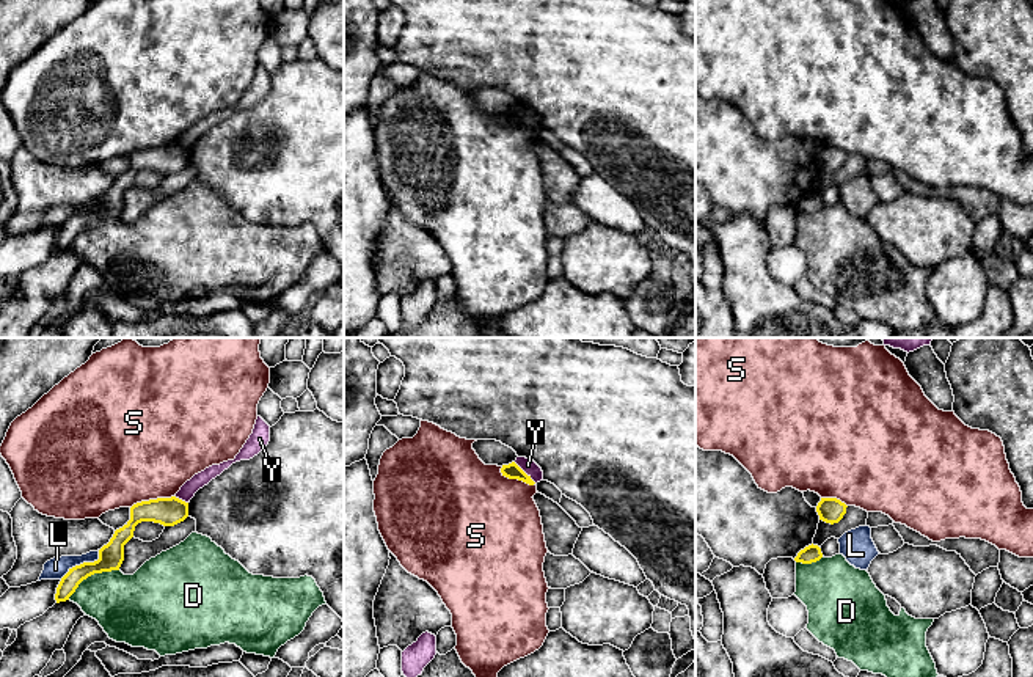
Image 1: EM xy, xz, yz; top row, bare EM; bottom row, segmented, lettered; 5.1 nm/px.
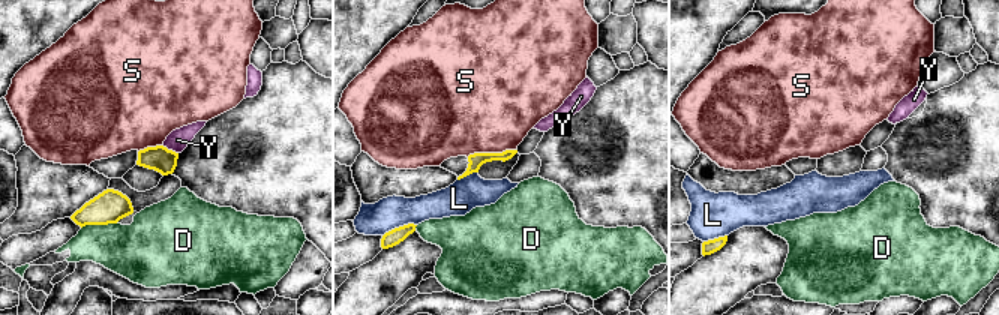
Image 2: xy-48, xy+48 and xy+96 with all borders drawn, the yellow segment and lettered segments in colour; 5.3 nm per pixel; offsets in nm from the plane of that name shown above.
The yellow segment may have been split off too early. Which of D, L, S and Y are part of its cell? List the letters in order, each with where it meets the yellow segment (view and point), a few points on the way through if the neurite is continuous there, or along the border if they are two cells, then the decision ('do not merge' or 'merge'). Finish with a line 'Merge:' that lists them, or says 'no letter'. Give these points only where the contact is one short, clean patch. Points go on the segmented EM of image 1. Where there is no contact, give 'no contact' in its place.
D: contact xy (91, 574); do not merge
L: contact xy (83, 563); do not merge
S: contact xy (151, 500); border xy (173, 495), (142, 500), (131, 508); do not merge
Y: contact xz (523, 472); border xz (514, 462), (536, 483); do not merge
Merge: no letter

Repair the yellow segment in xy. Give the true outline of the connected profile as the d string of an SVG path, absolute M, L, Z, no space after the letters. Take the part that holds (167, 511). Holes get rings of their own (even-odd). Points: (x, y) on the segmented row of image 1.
M171 496L137 503L130 507L130 520L115 531L107 545L99 550L99 559L83 562L69 569L61 578L55 600L69 600L78 584L94 573L119 570L124 561L124 545L133 537L135 526L141 521L154 521L163 526L174 526L188 517L188 503Z

